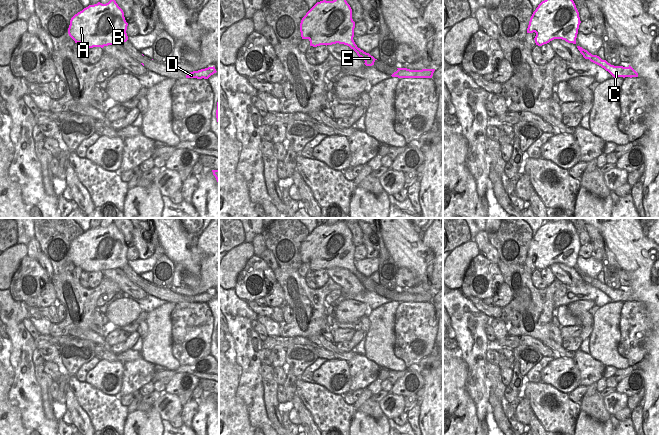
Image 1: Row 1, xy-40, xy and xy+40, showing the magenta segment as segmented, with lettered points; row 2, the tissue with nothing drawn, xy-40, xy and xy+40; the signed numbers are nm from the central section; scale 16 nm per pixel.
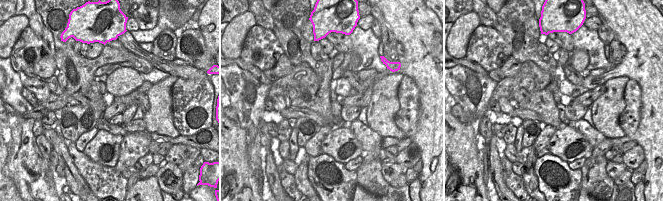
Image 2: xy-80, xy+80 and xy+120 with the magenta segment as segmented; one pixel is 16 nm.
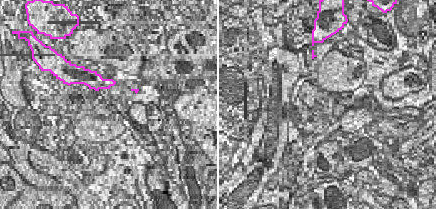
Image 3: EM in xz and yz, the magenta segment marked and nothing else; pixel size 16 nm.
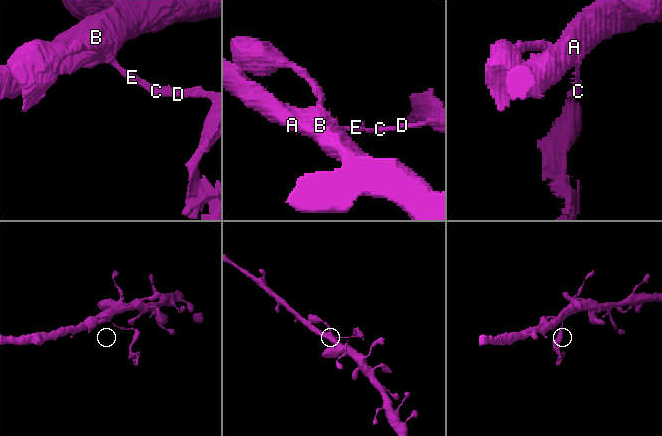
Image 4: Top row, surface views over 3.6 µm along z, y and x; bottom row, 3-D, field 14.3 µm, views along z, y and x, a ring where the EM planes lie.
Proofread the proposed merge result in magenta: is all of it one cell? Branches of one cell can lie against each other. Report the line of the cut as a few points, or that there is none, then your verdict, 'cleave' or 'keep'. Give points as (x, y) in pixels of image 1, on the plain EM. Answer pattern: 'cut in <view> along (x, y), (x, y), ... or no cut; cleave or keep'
cut in xy along (357, 271), (354, 274); cleave

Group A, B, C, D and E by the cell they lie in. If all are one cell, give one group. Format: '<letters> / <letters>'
A B / C D E

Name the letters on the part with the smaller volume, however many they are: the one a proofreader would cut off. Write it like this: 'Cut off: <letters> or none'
Cut off: C, D, E

